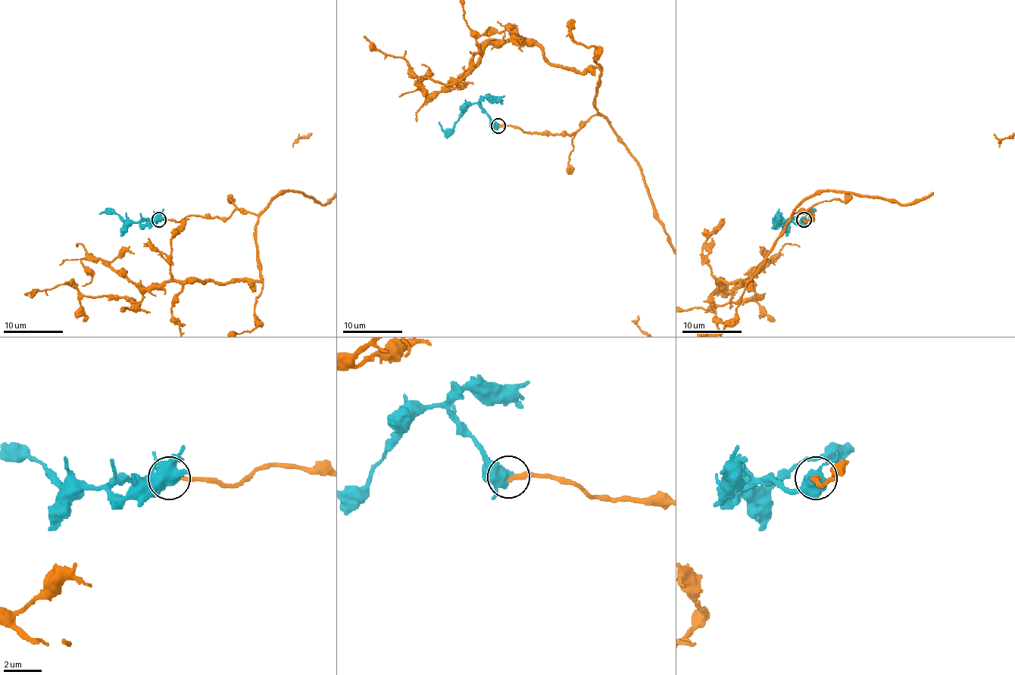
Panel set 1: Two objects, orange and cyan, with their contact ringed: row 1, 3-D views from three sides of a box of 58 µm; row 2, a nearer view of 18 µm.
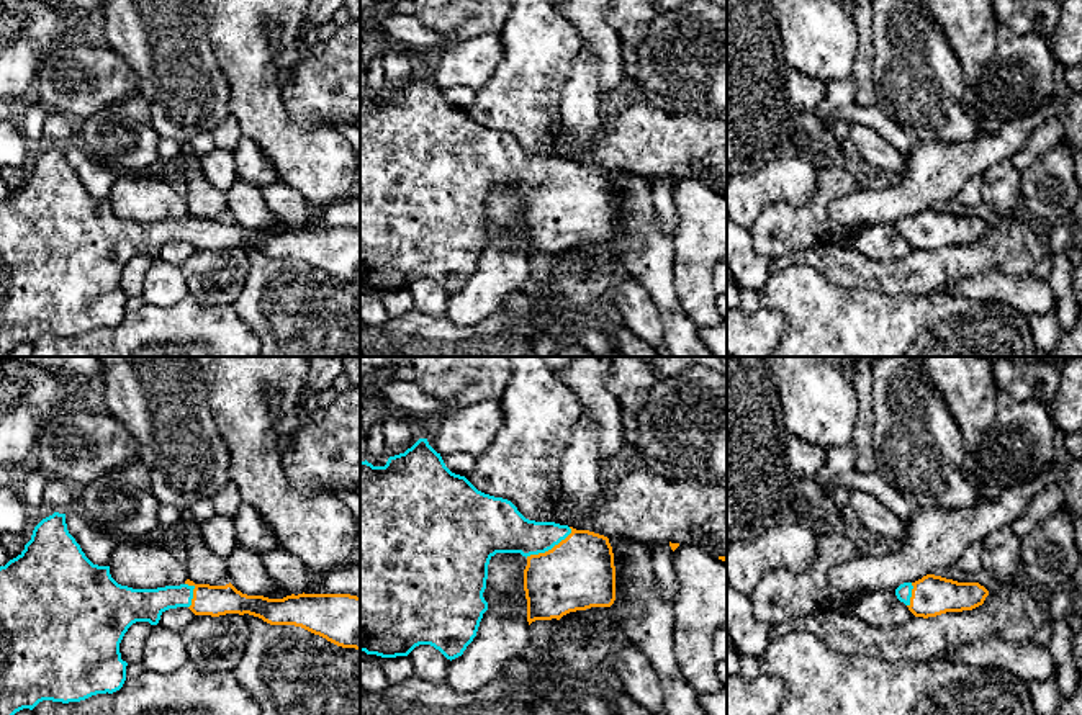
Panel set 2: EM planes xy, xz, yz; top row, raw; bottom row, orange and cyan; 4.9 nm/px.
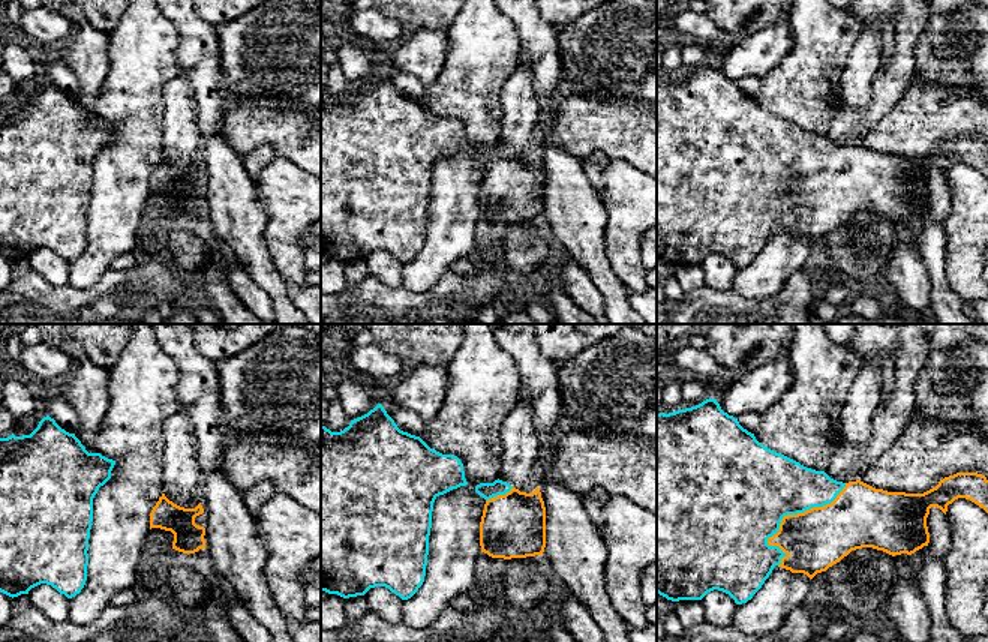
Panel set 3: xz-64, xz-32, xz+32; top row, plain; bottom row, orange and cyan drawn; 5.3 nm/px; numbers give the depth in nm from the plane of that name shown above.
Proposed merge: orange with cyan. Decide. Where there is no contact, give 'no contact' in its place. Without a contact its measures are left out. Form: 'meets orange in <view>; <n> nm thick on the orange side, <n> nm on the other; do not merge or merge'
meets orange in xz; 360 nm thick on the orange side, 240 nm on the other; merge

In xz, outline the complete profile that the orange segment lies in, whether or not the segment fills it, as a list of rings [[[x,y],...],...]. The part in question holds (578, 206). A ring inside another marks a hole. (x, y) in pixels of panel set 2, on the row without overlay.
[[[427,72],[390,90],[385,100],[360,95],[360,285],[396,291],[431,278],[450,295],[462,290],[488,244],[483,226],[496,187],[527,191],[529,259],[615,234],[607,170],[525,152],[511,134],[485,128],[452,106]]]

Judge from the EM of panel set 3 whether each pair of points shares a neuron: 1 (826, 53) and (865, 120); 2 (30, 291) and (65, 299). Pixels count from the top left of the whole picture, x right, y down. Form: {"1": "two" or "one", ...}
{"1": "two", "2": "one"}

